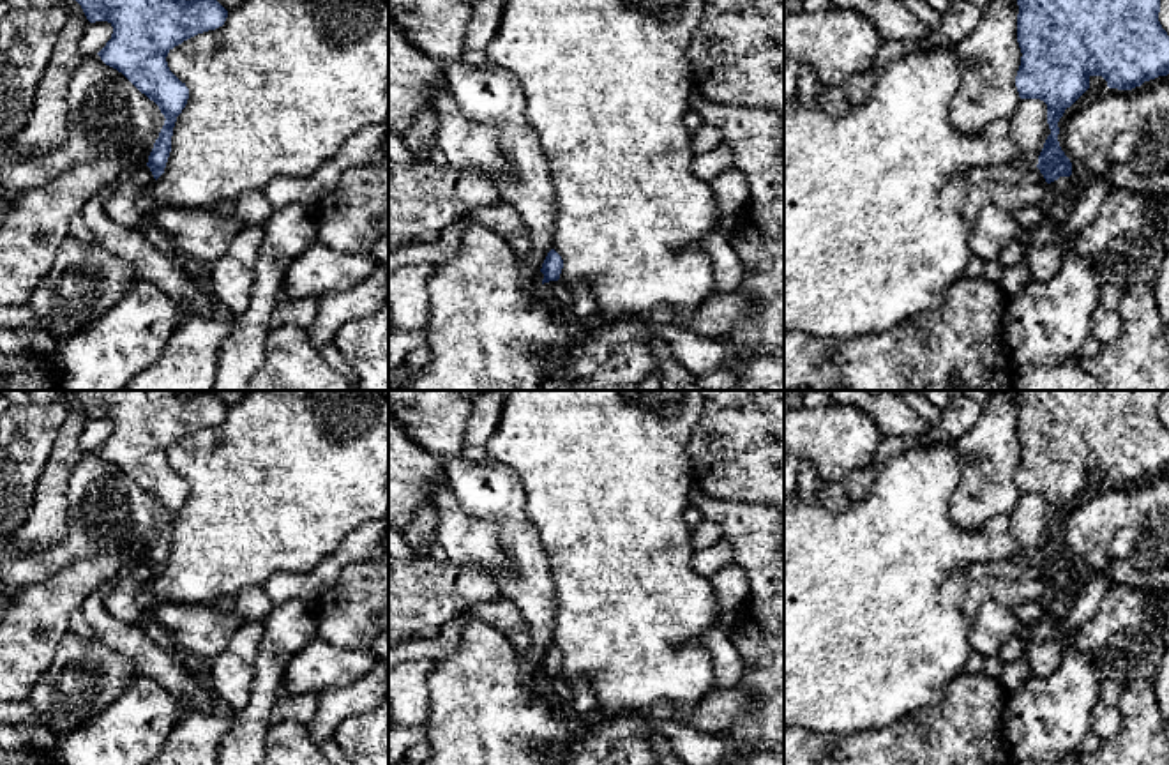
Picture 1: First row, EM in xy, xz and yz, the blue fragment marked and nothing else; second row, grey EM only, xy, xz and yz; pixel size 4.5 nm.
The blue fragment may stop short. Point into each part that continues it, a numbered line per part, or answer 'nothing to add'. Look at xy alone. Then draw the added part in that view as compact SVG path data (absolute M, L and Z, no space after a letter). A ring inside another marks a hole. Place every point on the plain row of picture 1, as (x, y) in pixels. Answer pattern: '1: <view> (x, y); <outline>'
nothing to add

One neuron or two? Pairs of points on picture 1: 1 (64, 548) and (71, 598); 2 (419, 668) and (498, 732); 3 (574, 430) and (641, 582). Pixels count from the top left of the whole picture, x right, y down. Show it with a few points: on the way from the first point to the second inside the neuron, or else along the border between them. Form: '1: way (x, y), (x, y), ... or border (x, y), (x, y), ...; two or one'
1: border (106, 553), (75, 559), (53, 575), (29, 583); two
2: border (435, 663), (428, 679), (428, 718); two
3: way (604, 467), (608, 509), (617, 545); one

